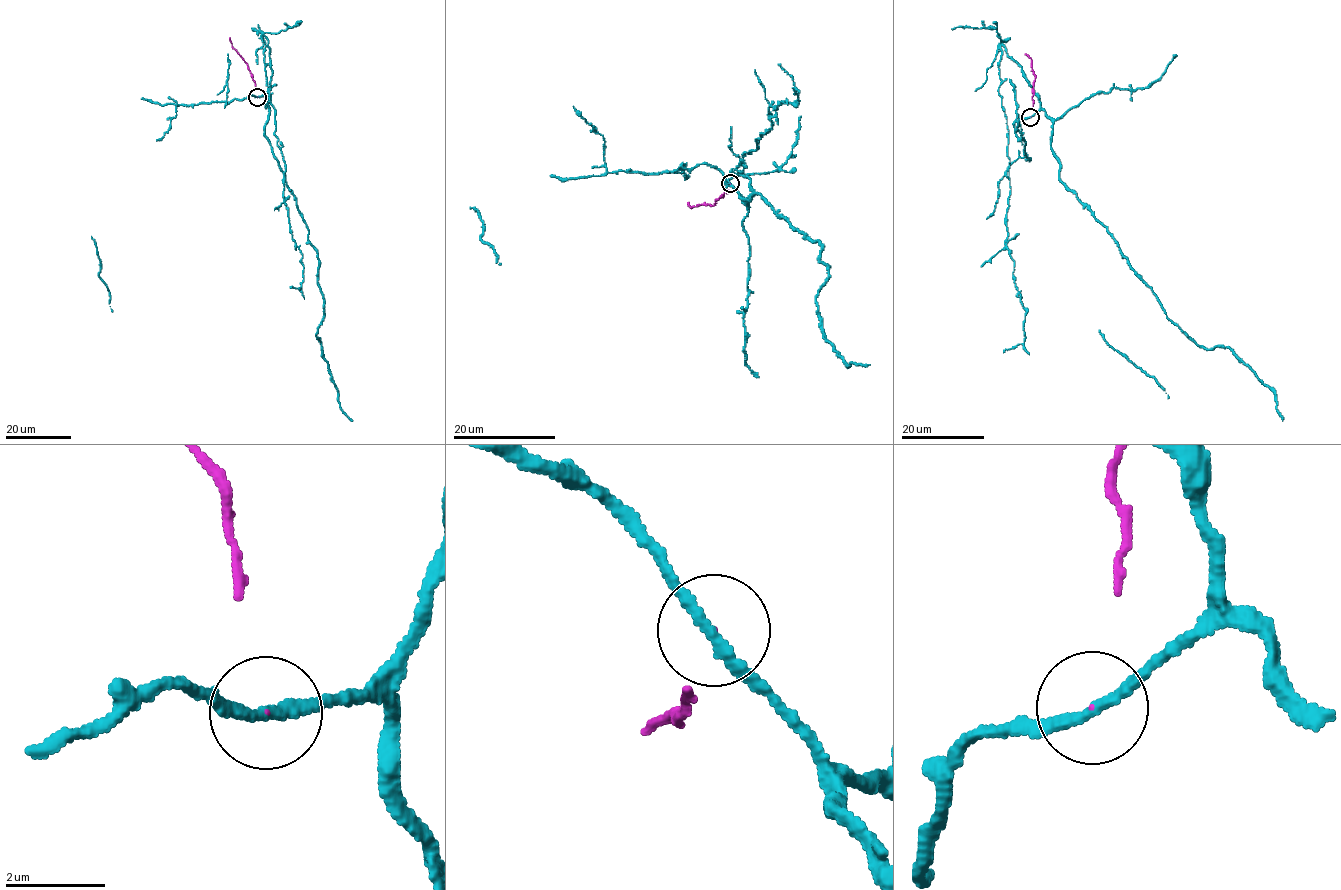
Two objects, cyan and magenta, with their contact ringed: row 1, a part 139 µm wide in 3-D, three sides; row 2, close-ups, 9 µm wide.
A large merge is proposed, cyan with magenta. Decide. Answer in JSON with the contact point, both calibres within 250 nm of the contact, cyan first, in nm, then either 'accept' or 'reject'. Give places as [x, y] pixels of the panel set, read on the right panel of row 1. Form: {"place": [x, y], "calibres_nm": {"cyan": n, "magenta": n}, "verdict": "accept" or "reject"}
{"place": [1030, 117], "calibres_nm": {"cyan": 200, "magenta": 20}, "verdict": "reject"}

